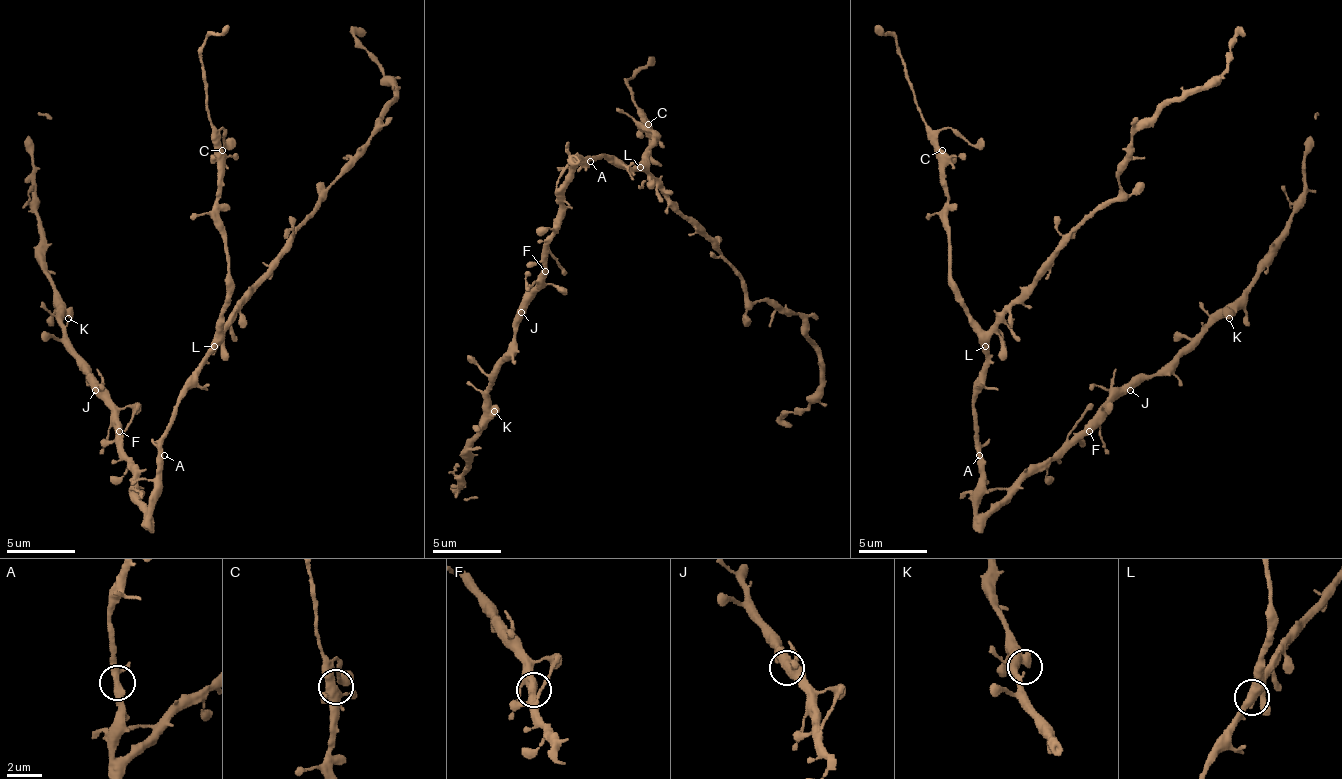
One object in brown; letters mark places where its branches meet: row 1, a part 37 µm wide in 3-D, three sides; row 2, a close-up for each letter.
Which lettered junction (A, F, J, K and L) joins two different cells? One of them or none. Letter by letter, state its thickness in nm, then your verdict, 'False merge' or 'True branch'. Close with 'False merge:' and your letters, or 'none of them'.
A: Thickness 320 nm. True branch
F: Thickness 400 nm. True branch
J: Thickness 500 nm. True branch
K: Thickness 480 nm. True branch
L: Thickness 500 nm. True branch
False merge: none of them

